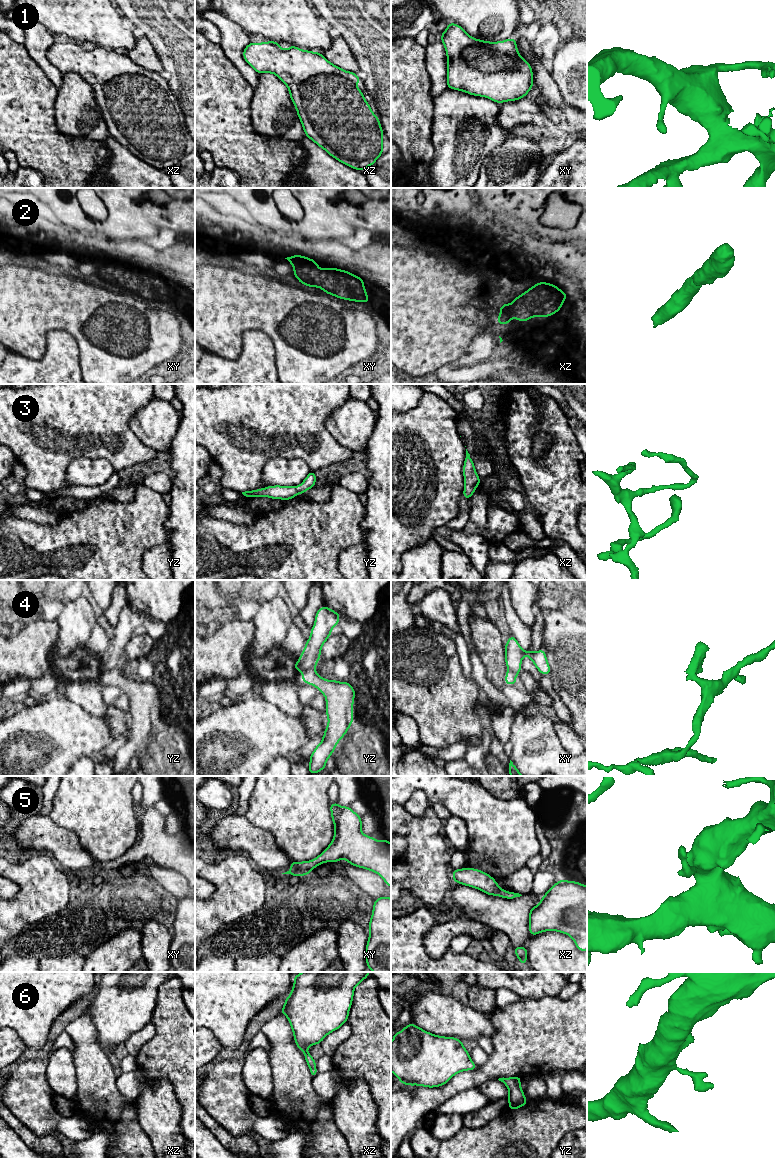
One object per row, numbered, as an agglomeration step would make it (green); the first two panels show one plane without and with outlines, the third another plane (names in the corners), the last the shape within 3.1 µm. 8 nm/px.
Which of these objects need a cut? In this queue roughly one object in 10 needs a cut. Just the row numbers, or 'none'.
4

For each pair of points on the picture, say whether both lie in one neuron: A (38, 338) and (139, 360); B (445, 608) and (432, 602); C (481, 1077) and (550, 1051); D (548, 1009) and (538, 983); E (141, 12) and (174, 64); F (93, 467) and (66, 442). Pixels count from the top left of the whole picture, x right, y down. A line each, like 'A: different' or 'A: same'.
A: same
B: same
C: same
D: different
E: same
F: different

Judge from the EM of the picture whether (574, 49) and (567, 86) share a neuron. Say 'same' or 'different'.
same

